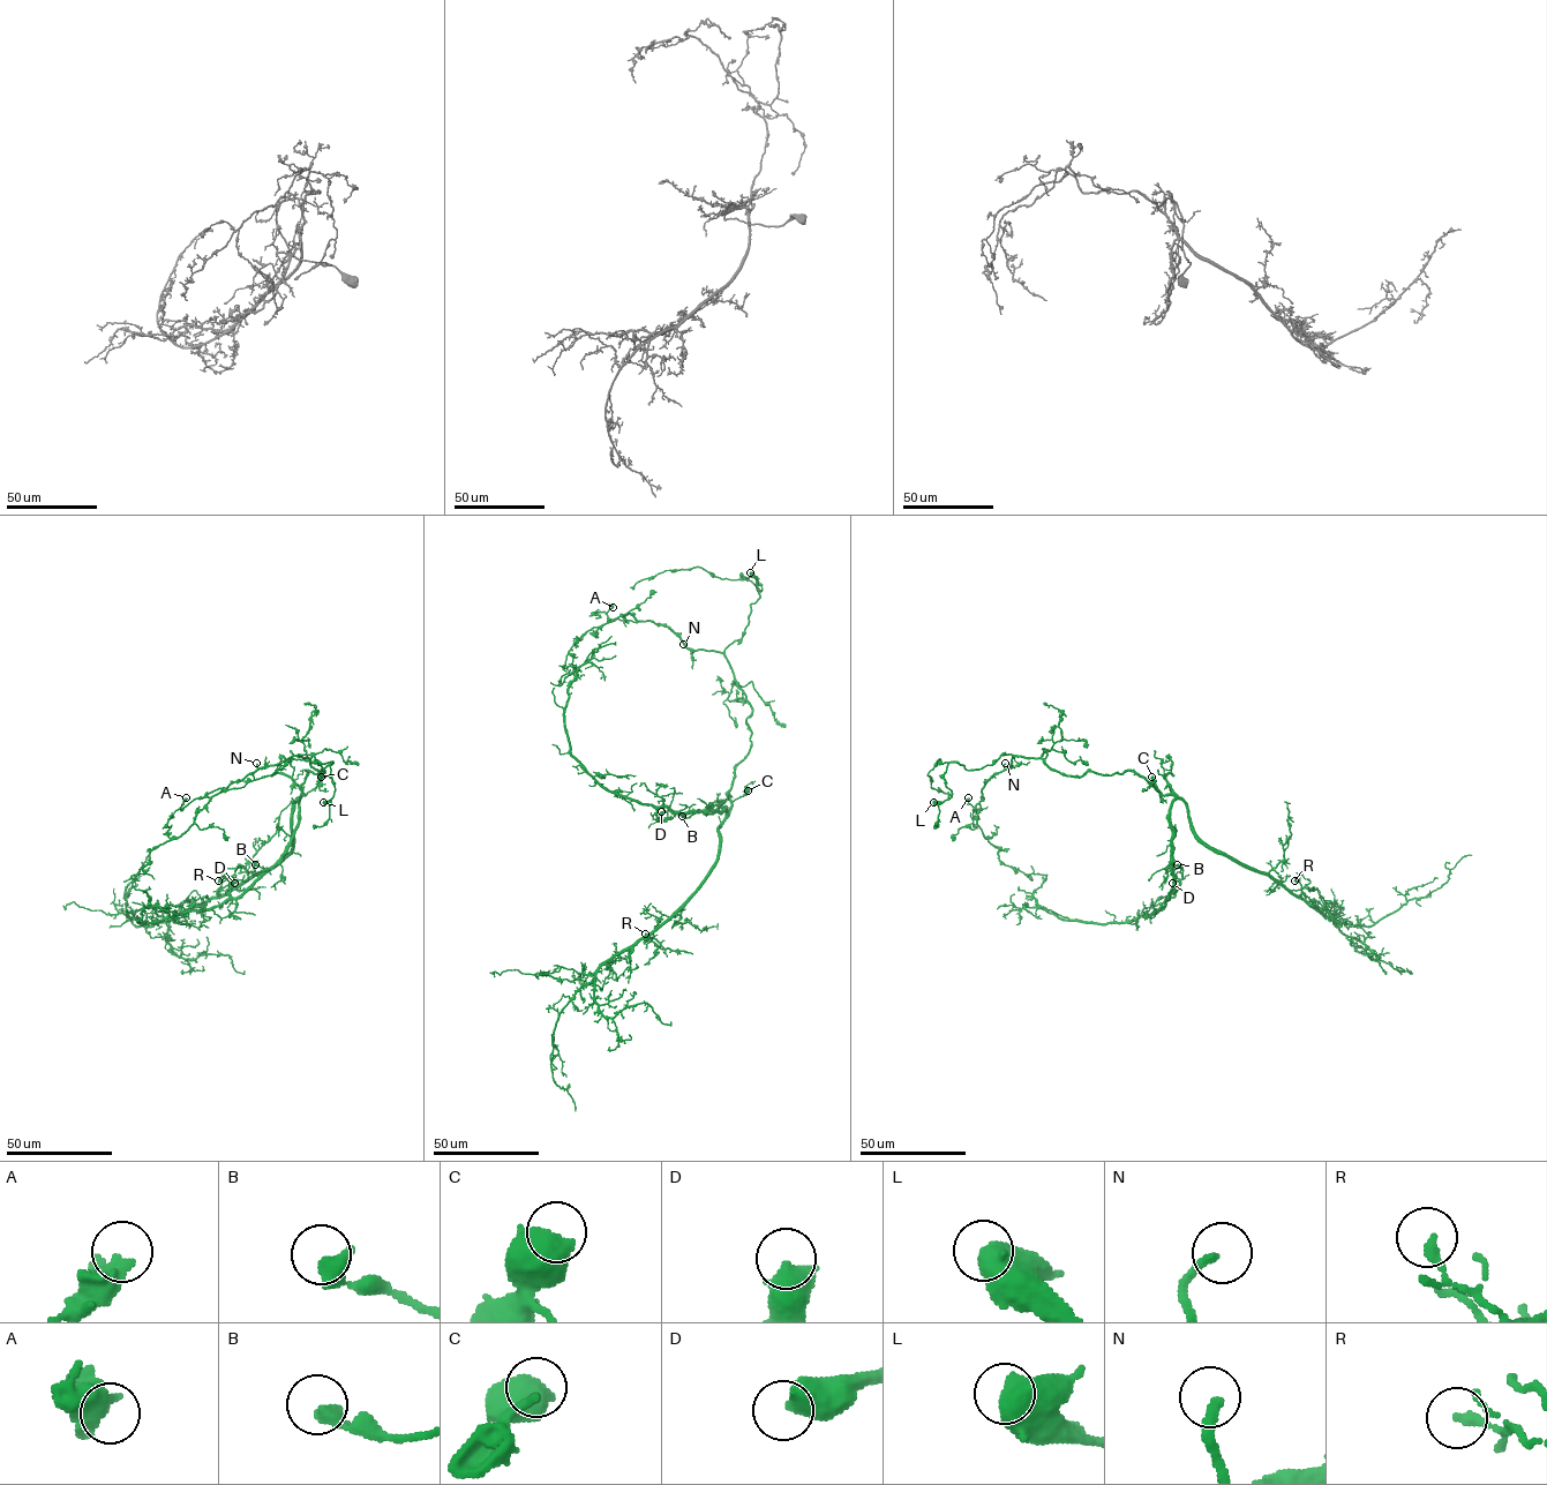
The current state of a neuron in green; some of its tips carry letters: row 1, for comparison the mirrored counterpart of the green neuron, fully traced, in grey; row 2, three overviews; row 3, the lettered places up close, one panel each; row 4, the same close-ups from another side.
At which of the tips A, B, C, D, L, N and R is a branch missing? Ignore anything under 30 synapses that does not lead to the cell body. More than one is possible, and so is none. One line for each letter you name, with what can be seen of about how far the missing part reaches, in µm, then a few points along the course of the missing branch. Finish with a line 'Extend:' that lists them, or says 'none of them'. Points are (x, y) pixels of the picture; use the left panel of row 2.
Extend: none of them

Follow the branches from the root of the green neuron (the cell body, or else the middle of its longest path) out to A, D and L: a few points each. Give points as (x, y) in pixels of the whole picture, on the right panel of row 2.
A: (1176, 796), (1133, 771), (1074, 777), (1014, 756), (985, 782), (979, 808), (968, 797)
D: (1176, 796), (1170, 816), (1173, 890), (1168, 898), (1174, 895), (1179, 885), (1178, 880), (1172, 883)
L: (1176, 796), (1131, 771), (1074, 777), (1004, 755), (979, 769), (950, 763), (952, 796), (933, 802)

